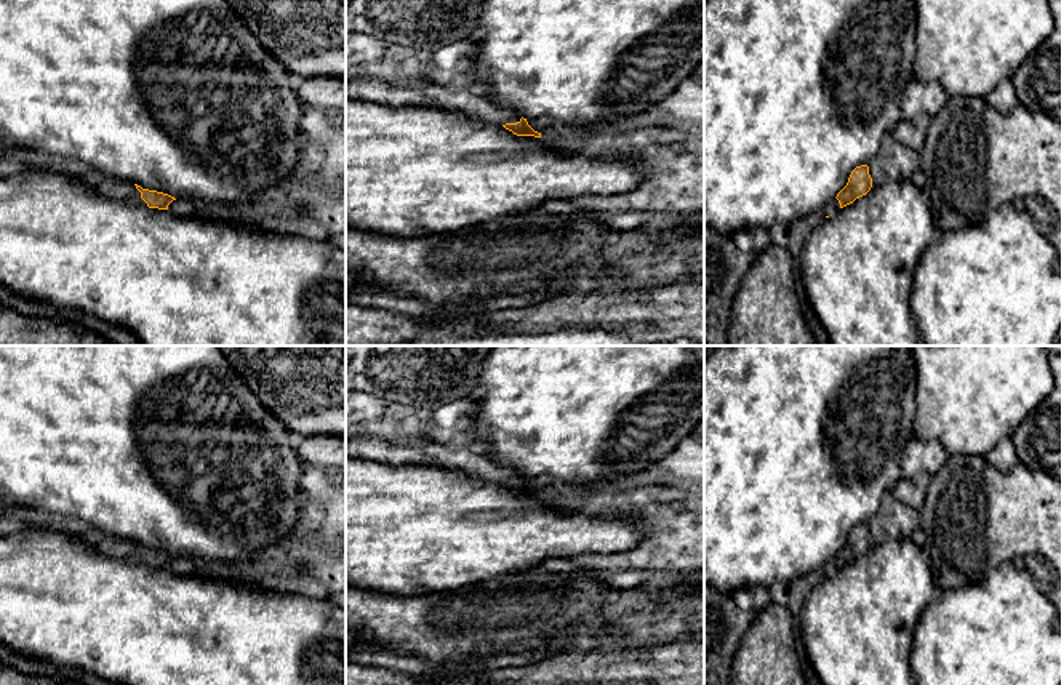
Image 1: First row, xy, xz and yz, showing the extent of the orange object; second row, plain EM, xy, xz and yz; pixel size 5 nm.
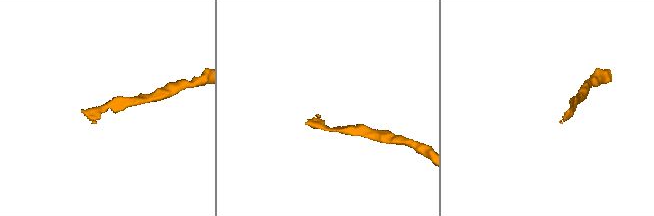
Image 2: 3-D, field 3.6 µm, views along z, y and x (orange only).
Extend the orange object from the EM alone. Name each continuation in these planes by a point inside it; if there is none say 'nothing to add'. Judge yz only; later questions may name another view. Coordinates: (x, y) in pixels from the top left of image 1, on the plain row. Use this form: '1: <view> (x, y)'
1: yz (832, 565)

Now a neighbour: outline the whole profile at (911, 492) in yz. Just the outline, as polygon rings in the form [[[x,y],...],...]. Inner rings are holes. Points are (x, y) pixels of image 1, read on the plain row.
[[[920,472],[912,479],[903,477],[891,490],[891,495],[898,501],[919,511],[923,504],[930,482],[931,482],[931,475],[928,472]]]

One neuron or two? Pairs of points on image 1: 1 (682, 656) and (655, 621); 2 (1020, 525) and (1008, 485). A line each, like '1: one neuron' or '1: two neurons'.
1: two neurons
2: one neuron

